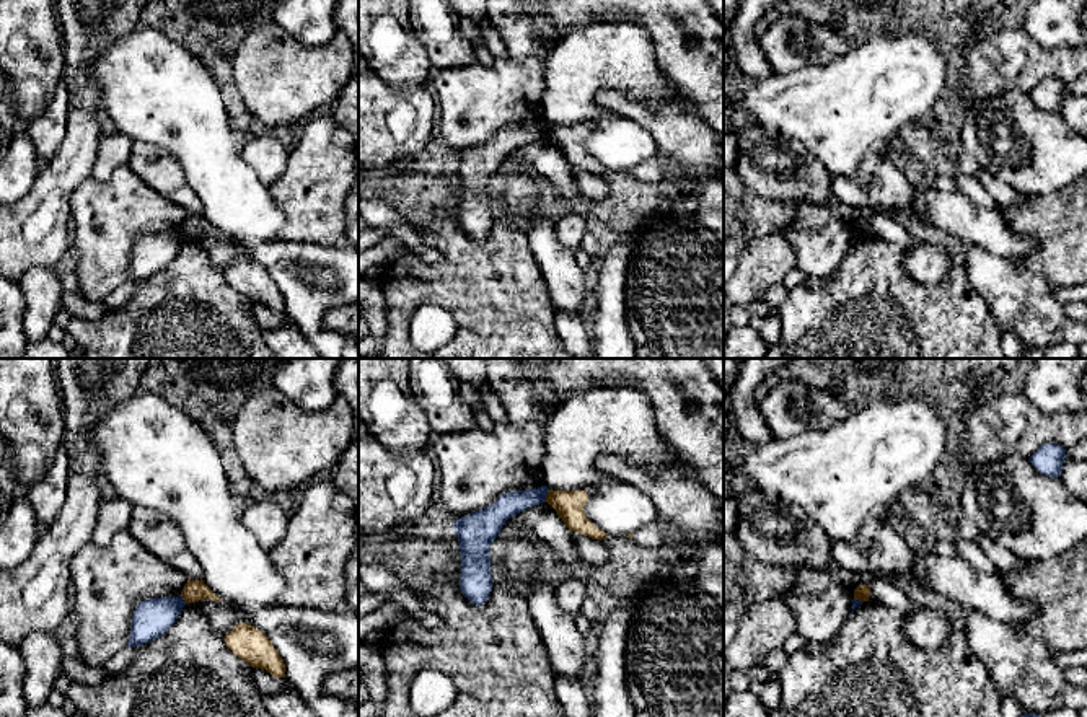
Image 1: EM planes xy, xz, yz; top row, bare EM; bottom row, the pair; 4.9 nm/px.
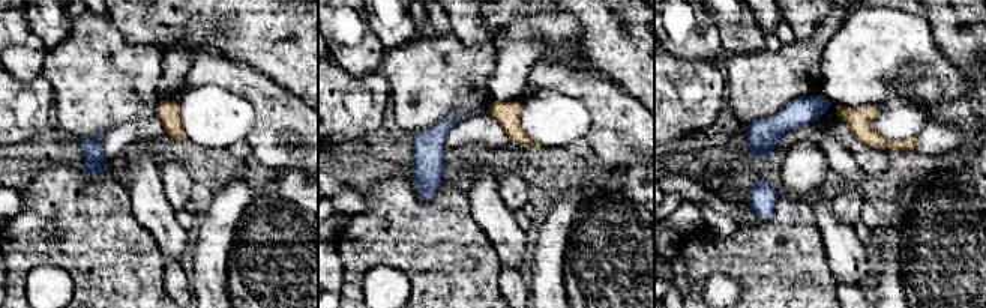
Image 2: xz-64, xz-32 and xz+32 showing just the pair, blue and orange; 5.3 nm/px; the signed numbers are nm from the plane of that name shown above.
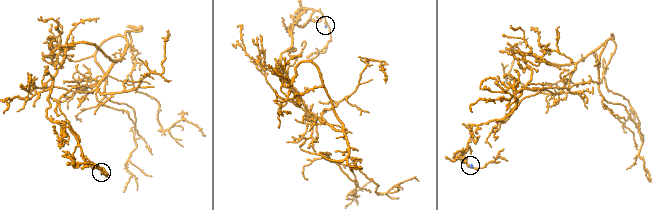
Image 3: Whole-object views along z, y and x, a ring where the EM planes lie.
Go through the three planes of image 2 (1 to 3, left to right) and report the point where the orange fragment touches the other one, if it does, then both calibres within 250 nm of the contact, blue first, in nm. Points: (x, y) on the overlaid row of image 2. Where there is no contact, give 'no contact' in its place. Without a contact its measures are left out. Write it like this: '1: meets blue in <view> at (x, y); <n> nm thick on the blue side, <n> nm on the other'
1: no contact
2: no contact
3: no contact

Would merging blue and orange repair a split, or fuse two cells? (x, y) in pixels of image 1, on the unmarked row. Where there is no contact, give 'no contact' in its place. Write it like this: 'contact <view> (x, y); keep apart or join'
contact xz (546, 129); keep apart

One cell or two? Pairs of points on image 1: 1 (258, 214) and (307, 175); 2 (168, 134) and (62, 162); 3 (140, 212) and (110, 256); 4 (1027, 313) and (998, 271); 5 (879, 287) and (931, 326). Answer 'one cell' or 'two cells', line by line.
1: two cells
2: two cells
3: one cell
4: one cell
5: one cell

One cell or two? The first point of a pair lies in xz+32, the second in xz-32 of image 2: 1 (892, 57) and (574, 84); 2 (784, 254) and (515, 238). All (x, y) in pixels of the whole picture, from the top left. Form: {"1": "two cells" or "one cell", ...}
{"1": "two cells", "2": "two cells"}

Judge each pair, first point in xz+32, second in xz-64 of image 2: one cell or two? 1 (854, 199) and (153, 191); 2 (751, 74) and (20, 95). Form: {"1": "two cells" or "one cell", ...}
{"1": "two cells", "2": "two cells"}

